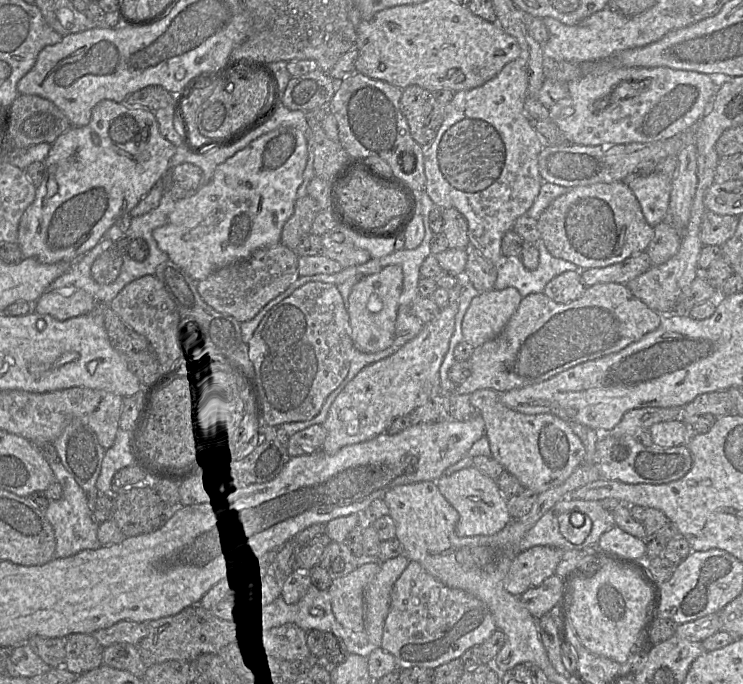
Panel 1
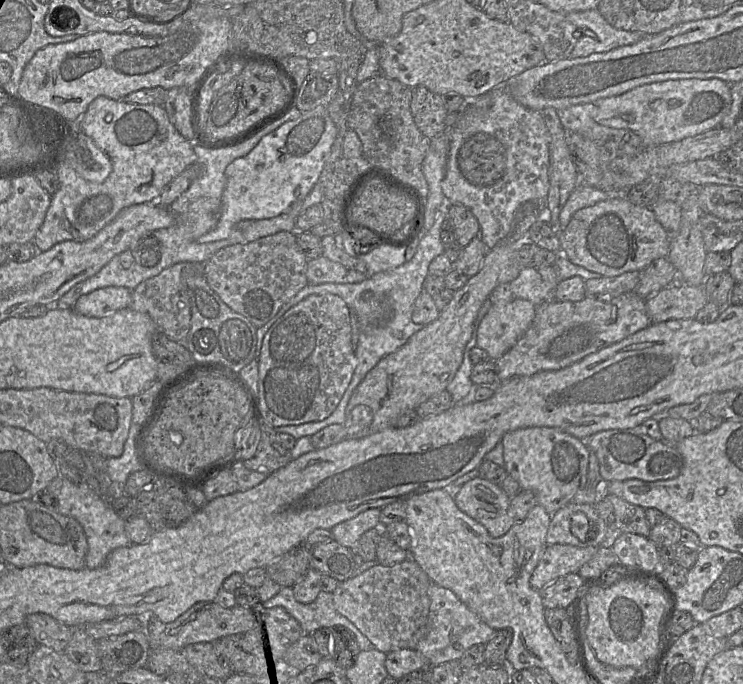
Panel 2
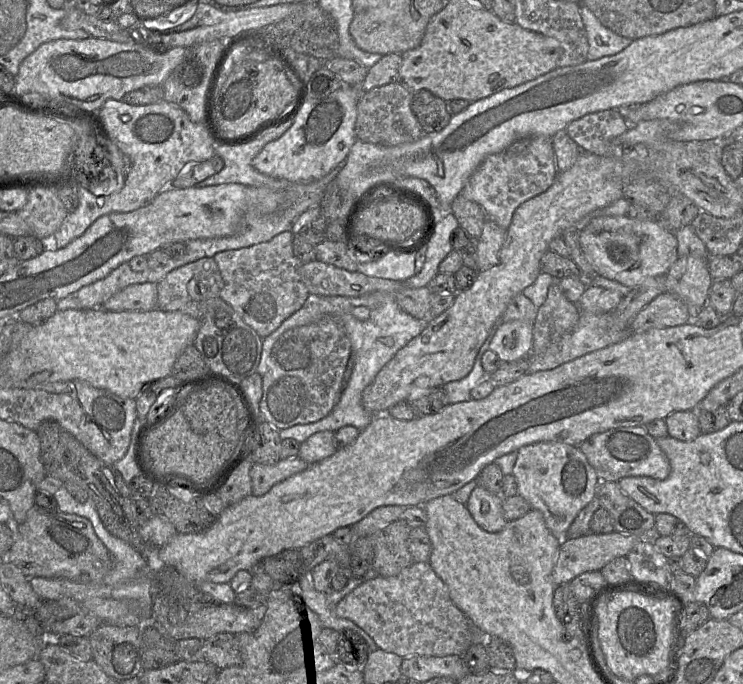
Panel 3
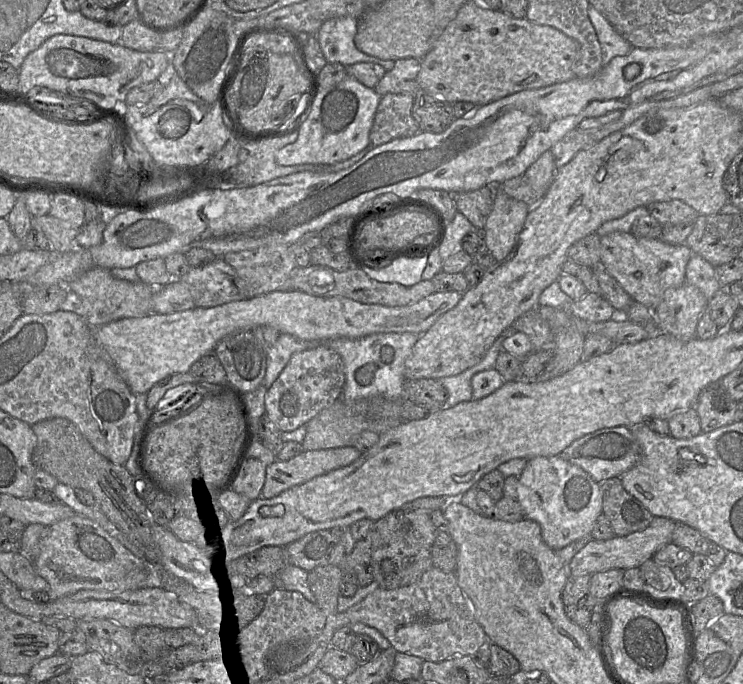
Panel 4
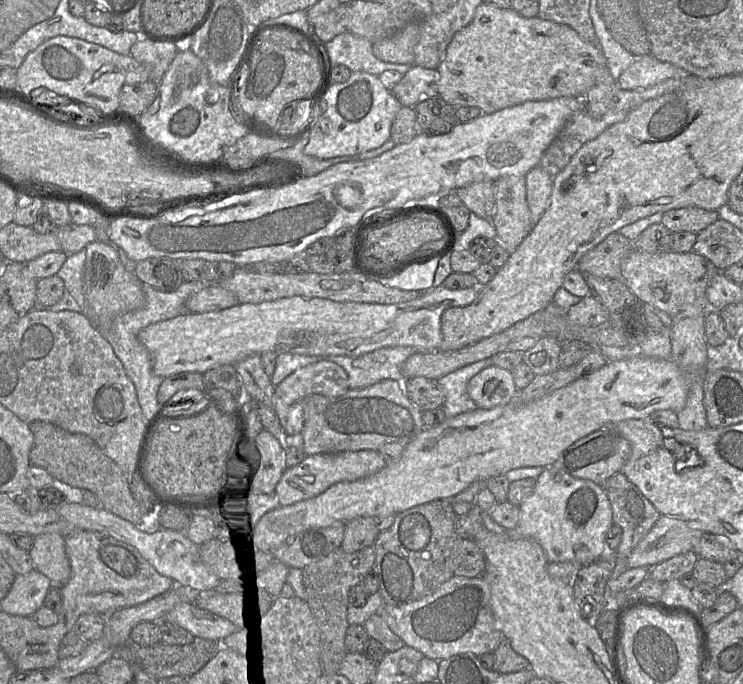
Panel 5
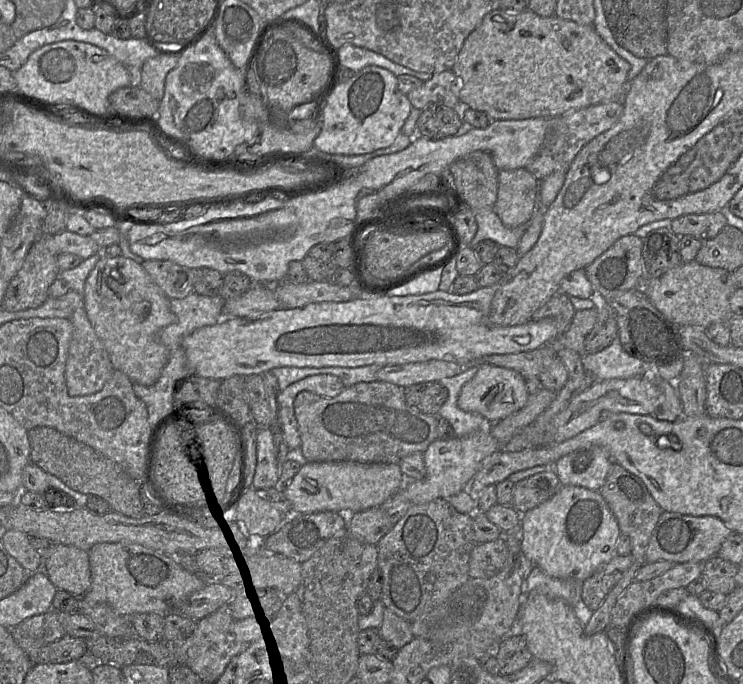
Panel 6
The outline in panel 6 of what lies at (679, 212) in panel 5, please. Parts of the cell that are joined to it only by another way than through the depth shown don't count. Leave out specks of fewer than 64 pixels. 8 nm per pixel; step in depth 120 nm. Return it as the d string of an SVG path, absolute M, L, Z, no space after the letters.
M720 211L688 214L671 220L670 230L678 236L690 235L701 241L714 238L727 225Z

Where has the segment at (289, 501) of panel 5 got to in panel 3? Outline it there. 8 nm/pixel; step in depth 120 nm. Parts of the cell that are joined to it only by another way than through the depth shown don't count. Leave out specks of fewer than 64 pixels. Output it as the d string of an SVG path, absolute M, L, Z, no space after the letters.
M301 458L281 459L274 464L254 463L250 470L252 494L263 496L275 484L304 471L310 464Z

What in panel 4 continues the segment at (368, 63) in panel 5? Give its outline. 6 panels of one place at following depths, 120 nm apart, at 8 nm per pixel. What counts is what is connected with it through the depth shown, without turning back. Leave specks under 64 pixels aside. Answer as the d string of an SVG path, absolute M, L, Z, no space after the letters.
M353 17L333 18L325 21L316 33L327 63L350 66L356 63L374 63L390 71L395 64L392 60L381 60L369 56L355 46L358 19Z

